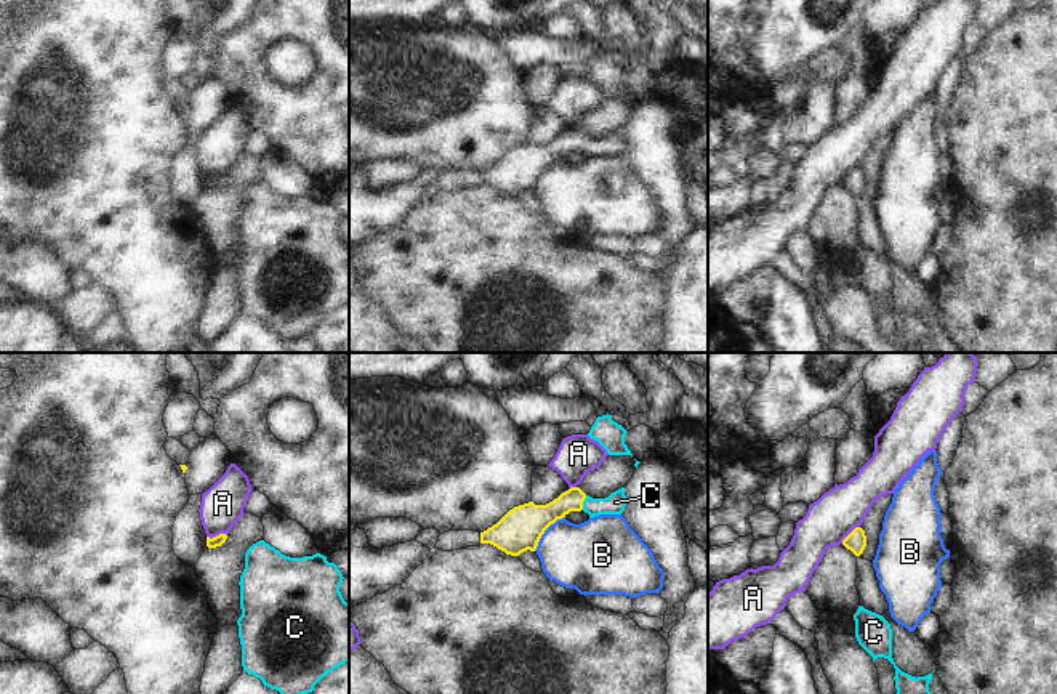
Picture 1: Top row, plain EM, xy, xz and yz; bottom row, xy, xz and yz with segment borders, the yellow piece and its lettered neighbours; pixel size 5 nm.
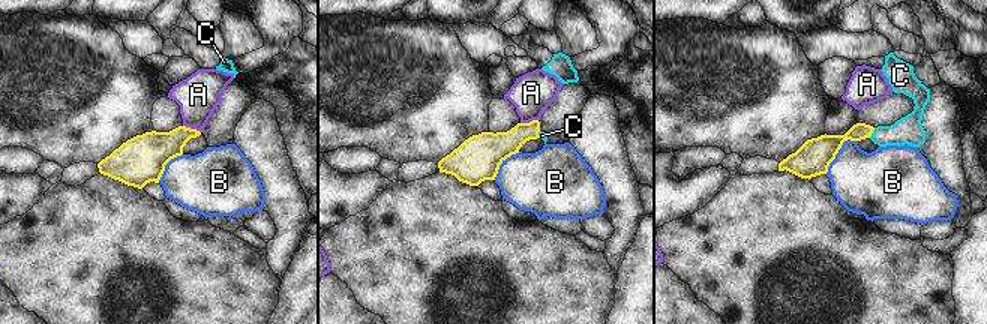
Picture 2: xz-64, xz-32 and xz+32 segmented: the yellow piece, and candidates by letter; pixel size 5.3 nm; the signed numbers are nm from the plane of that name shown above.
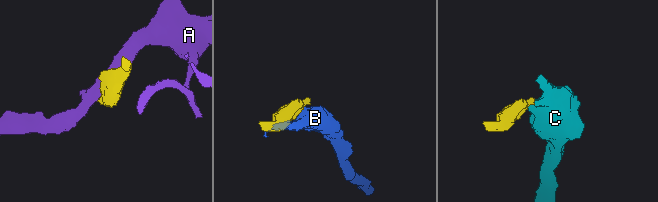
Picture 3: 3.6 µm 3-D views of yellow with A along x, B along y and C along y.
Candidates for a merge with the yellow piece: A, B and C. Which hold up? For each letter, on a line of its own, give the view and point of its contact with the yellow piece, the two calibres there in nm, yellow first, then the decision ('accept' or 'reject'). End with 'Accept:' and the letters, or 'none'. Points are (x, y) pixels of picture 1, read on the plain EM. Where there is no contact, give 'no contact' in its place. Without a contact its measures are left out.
A: contact xy (217, 177); calibres 60 and 220 nm; reject
B: contact xz (545, 170); calibres 220 and 340 nm; reject
C: contact xz (583, 141); calibres 140 and 100 nm; accept
Accept: C

